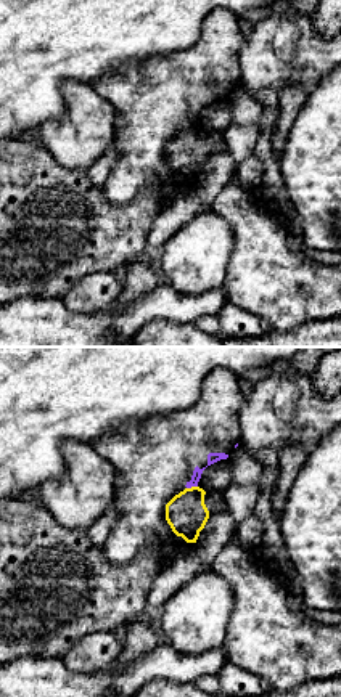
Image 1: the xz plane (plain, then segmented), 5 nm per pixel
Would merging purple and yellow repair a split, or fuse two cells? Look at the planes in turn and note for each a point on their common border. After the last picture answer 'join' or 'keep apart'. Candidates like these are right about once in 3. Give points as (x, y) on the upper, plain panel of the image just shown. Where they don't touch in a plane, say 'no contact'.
contact (192, 126)

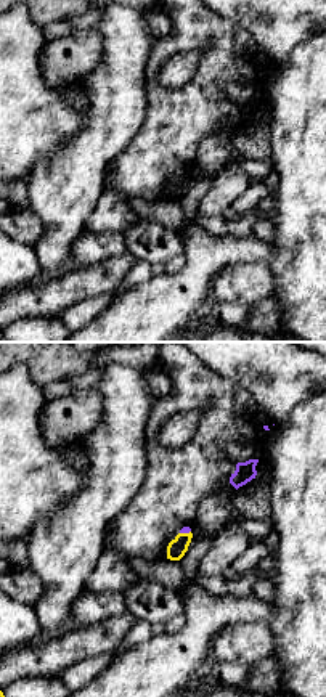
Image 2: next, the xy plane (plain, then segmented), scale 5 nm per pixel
contact (185, 172)

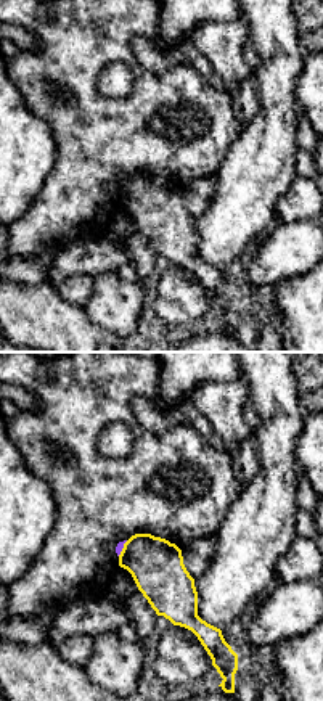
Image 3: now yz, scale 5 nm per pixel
contact (122, 187)

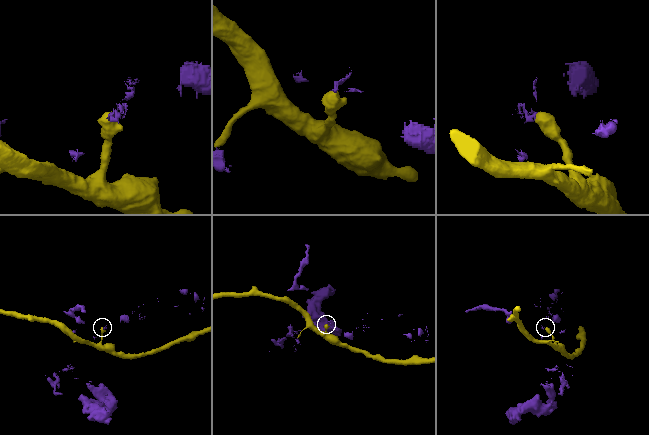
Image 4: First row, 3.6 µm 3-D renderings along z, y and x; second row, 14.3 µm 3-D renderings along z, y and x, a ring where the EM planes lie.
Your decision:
keep apart

